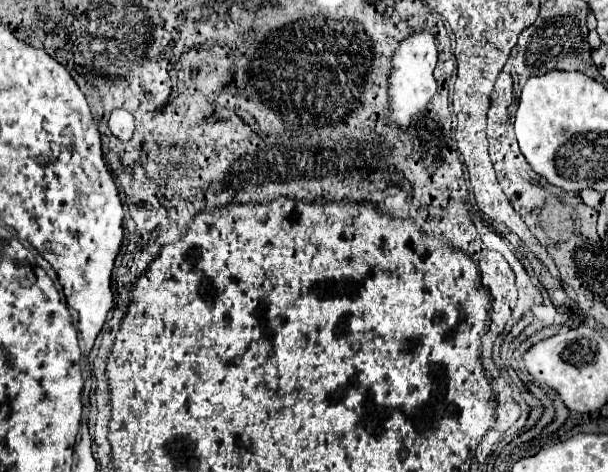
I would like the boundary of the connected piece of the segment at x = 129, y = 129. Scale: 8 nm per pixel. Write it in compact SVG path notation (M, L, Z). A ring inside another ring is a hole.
M115 109L109 117L109 129L111 133L121 139L121 141L129 141L133 137L133 131L135 131L135 121L133 121L133 115L125 109Z

